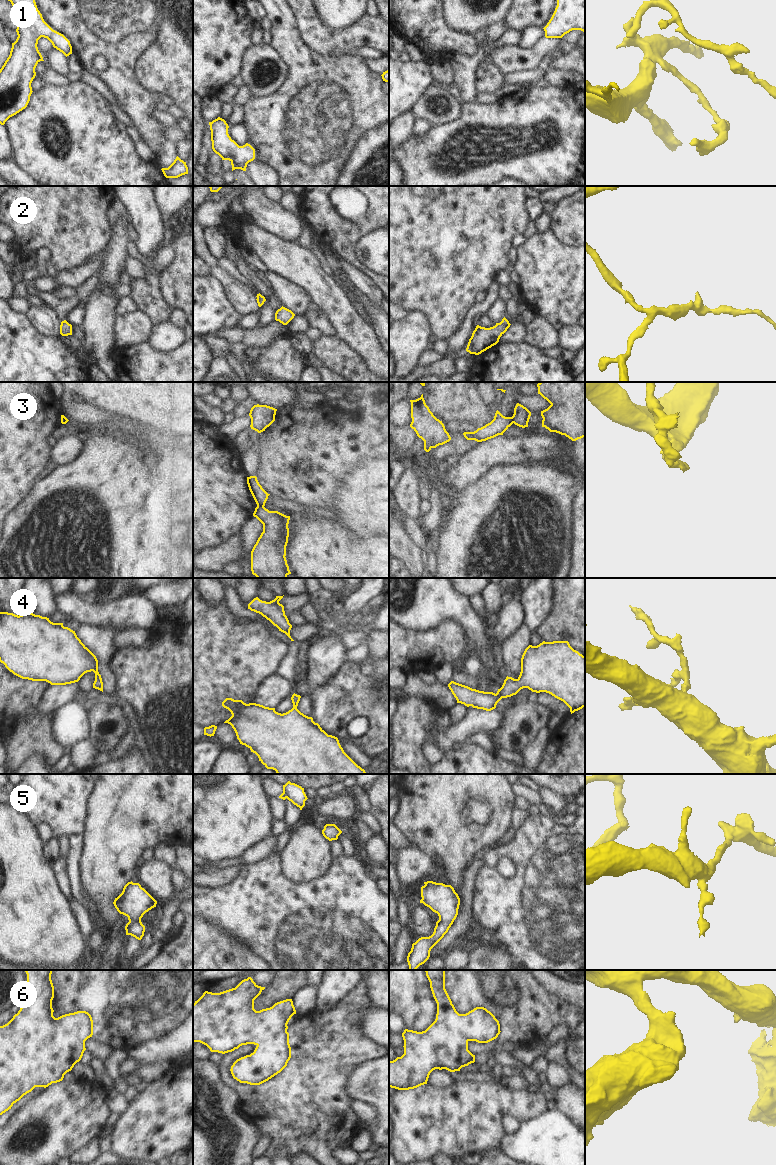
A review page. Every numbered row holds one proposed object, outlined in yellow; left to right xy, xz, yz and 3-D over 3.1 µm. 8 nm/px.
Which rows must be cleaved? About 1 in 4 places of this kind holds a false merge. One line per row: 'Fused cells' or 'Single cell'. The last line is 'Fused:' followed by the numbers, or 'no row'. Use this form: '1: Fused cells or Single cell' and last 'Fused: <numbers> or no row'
1: Single cell
2: Single cell
3: Fused cells
4: Single cell
5: Single cell
6: Single cell
Fused: 3

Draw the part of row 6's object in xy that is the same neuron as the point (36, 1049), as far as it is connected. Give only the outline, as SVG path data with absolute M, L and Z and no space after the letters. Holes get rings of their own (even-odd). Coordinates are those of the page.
M25 970L25 972L27 974L27 993L21 1003L21 1008L7 1024L0 1026L0 1115L11 1109L14 1103L31 1092L35 1087L46 1088L52 1083L62 1081L64 1075L71 1071L74 1065L81 1060L86 1050L85 1041L93 1035L93 1020L91 1015L86 1011L77 1011L62 1015L58 1018L53 1016L52 1000L54 998L54 986L51 980L52 970Z

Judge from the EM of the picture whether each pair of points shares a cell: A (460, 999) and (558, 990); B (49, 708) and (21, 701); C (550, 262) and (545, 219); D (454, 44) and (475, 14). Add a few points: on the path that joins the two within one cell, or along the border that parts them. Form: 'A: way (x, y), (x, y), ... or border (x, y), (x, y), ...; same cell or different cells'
A: border (535, 980), (557, 998), (569, 1002); different cells
B: border (51, 685), (39, 705), (38, 711), (40, 714); different cells
C: border (551, 229), (537, 233); different cells
D: border (444, 18), (451, 29), (475, 37); different cells

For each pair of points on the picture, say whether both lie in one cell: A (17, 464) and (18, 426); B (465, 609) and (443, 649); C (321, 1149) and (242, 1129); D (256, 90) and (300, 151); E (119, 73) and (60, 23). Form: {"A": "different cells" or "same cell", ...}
{"A": "same cell", "B": "different cells", "C": "different cells", "D": "different cells", "E": "same cell"}

